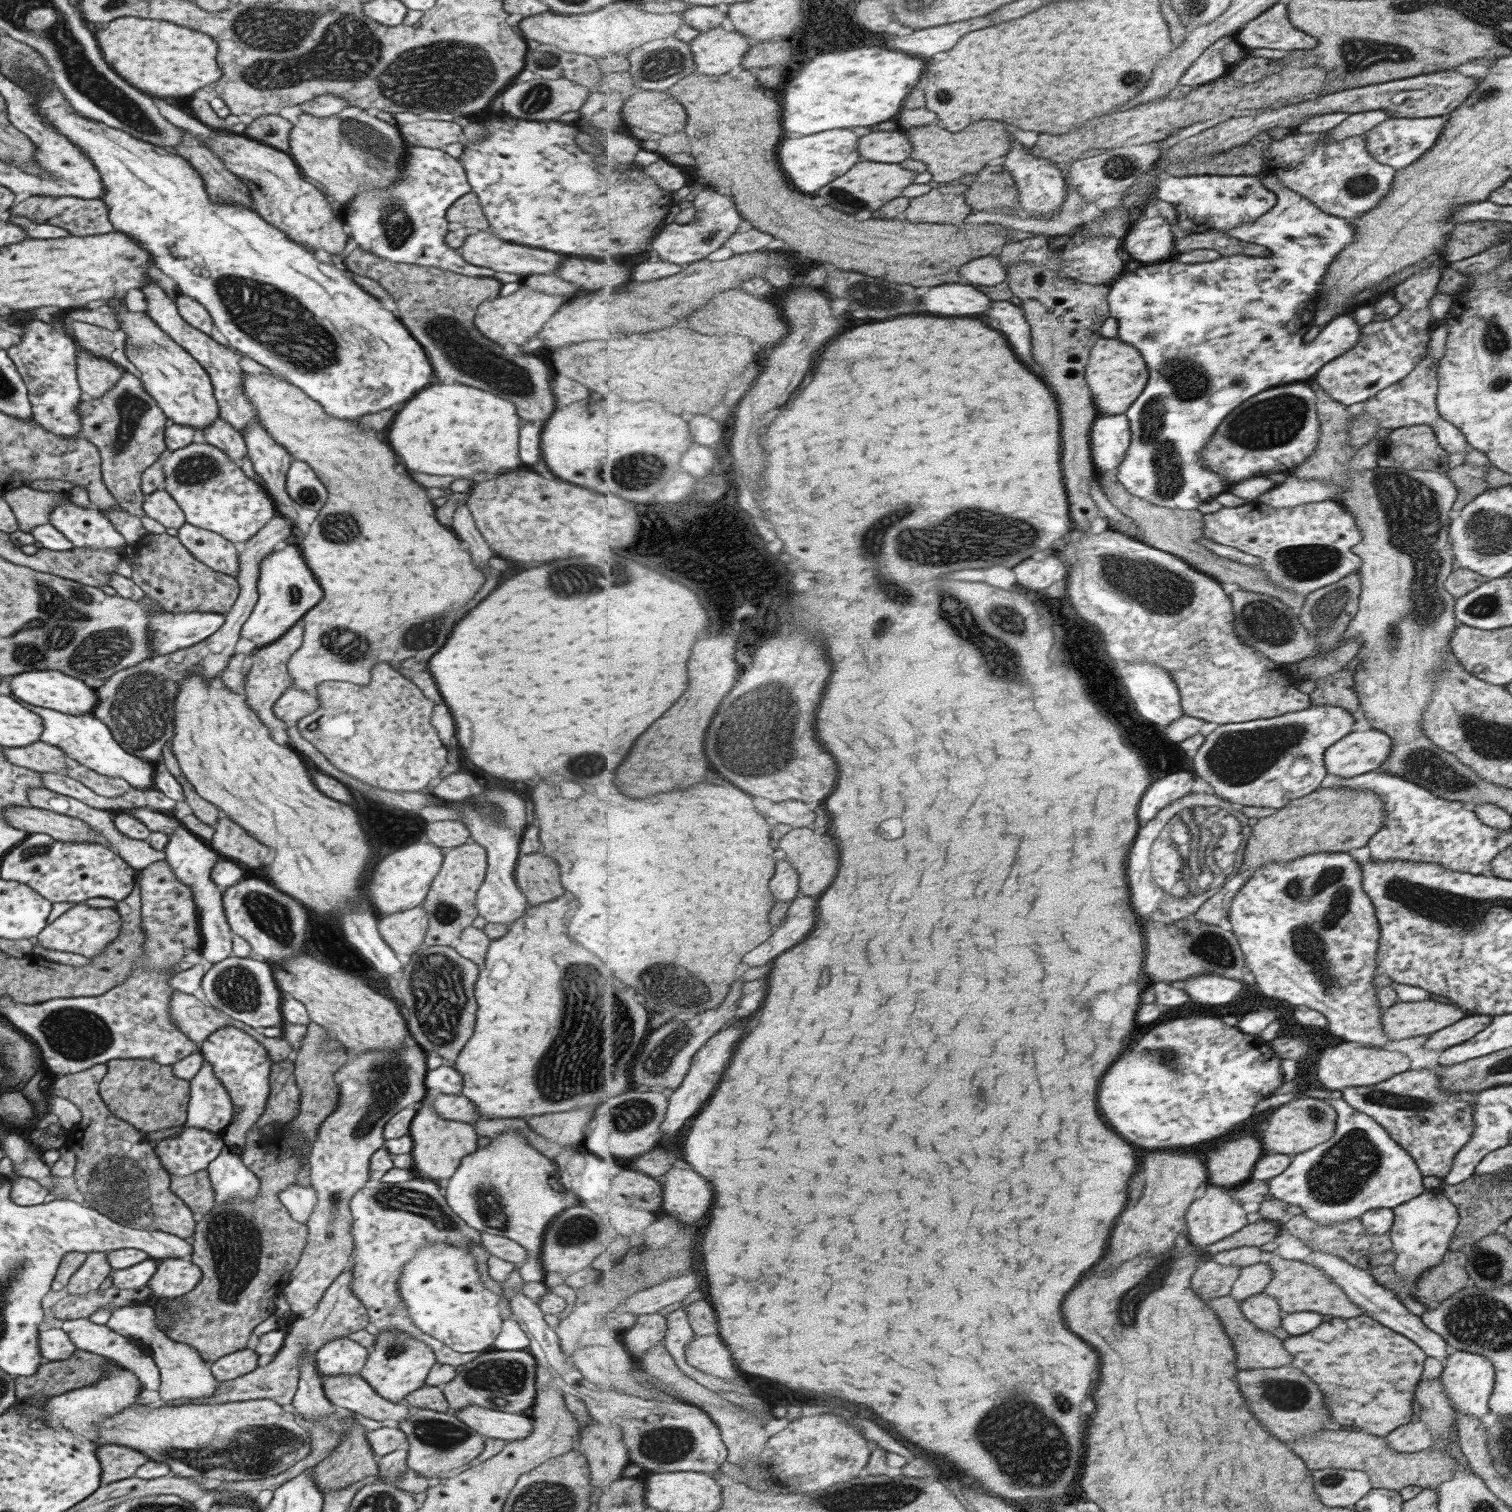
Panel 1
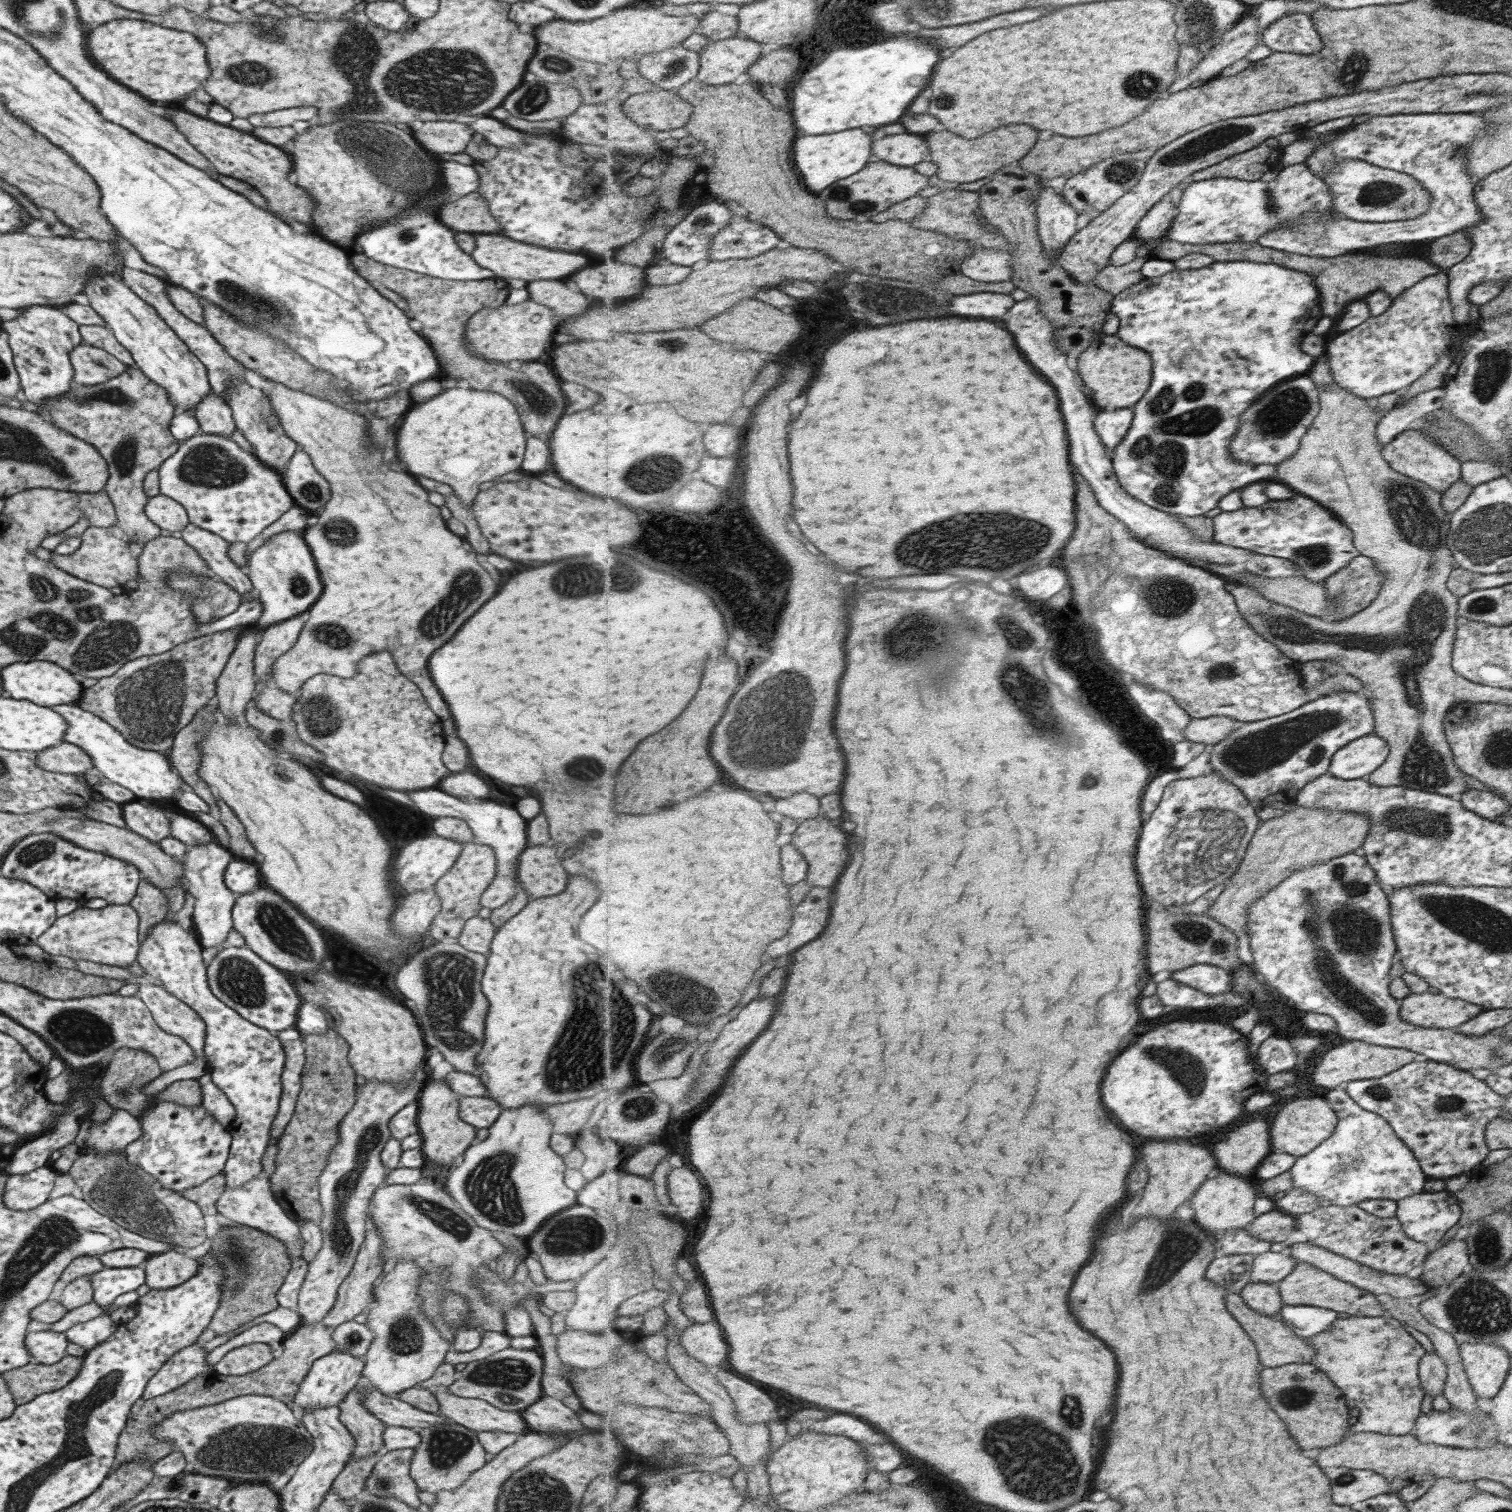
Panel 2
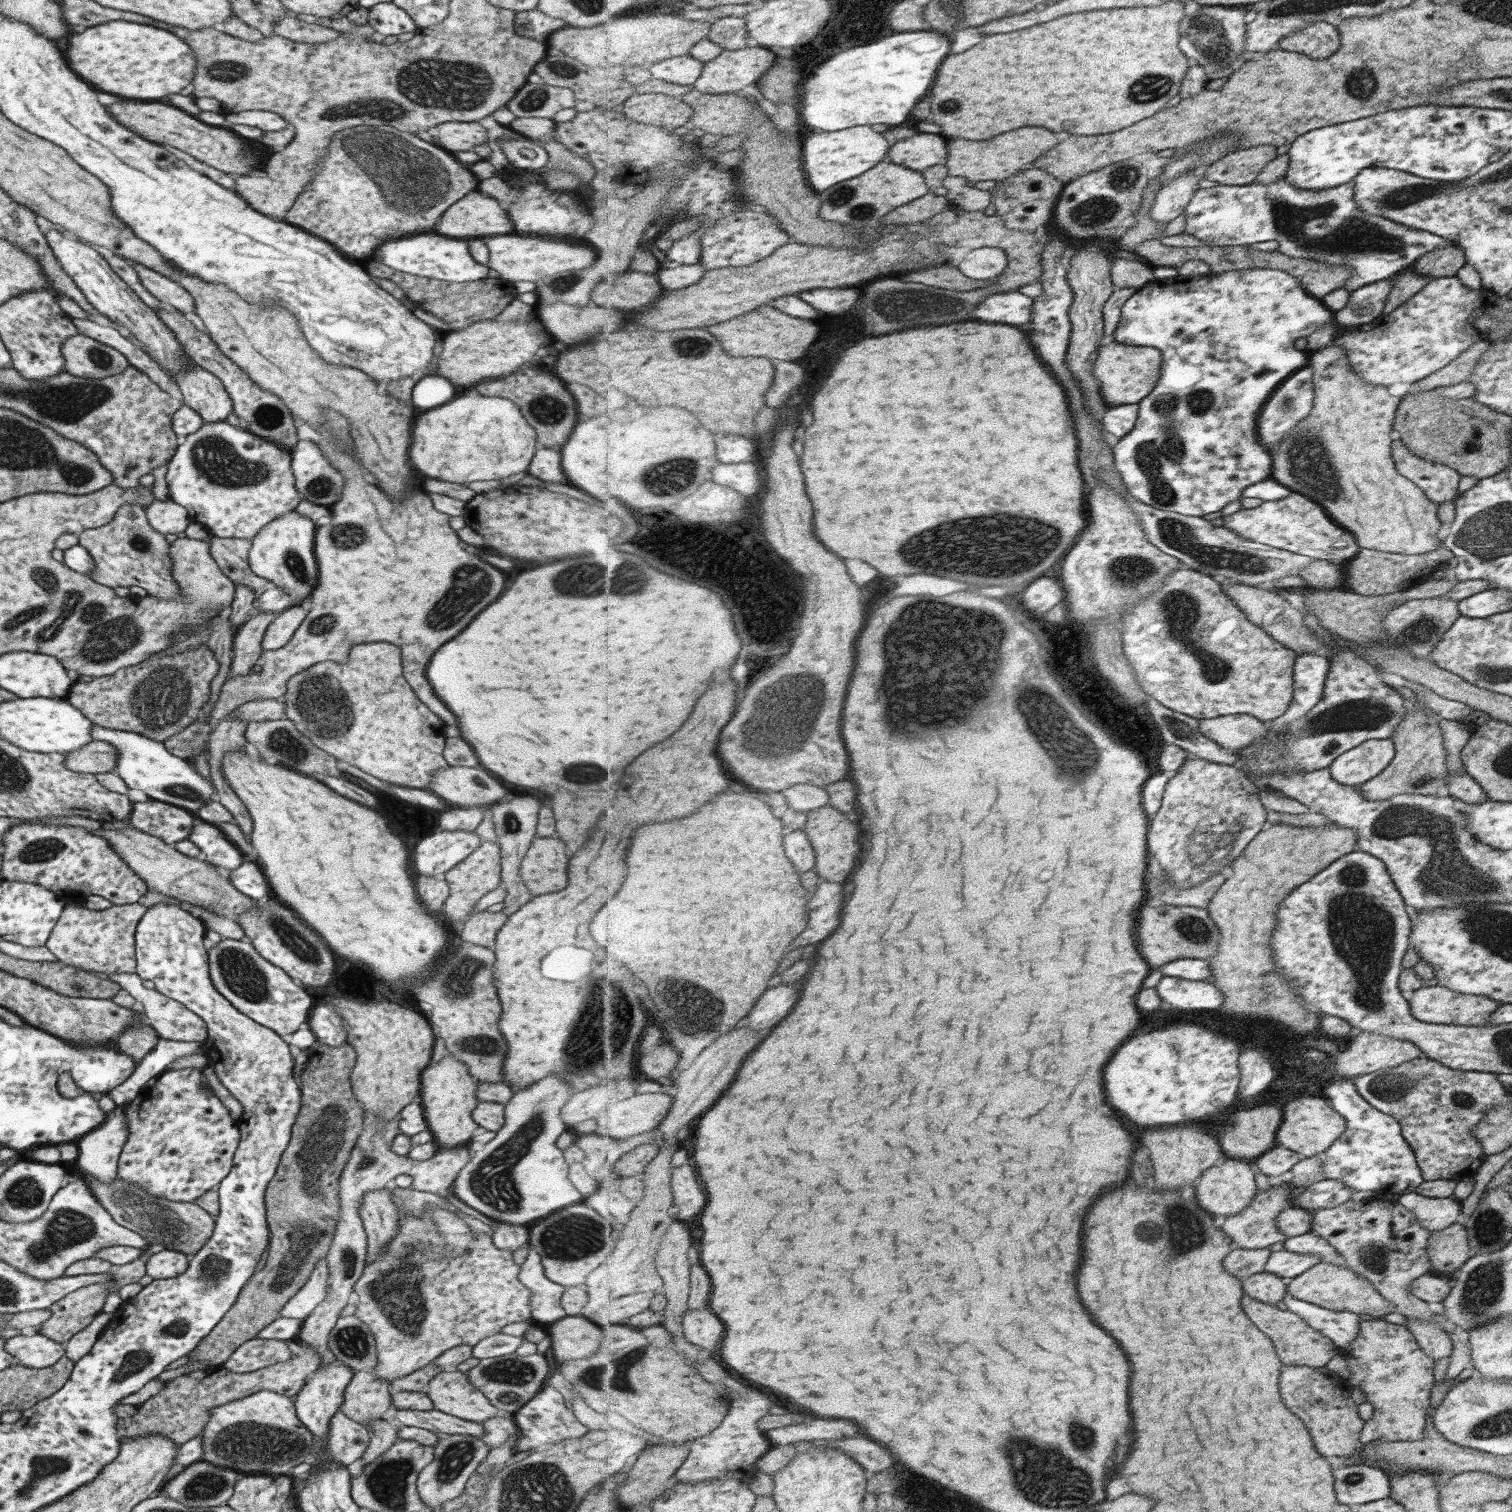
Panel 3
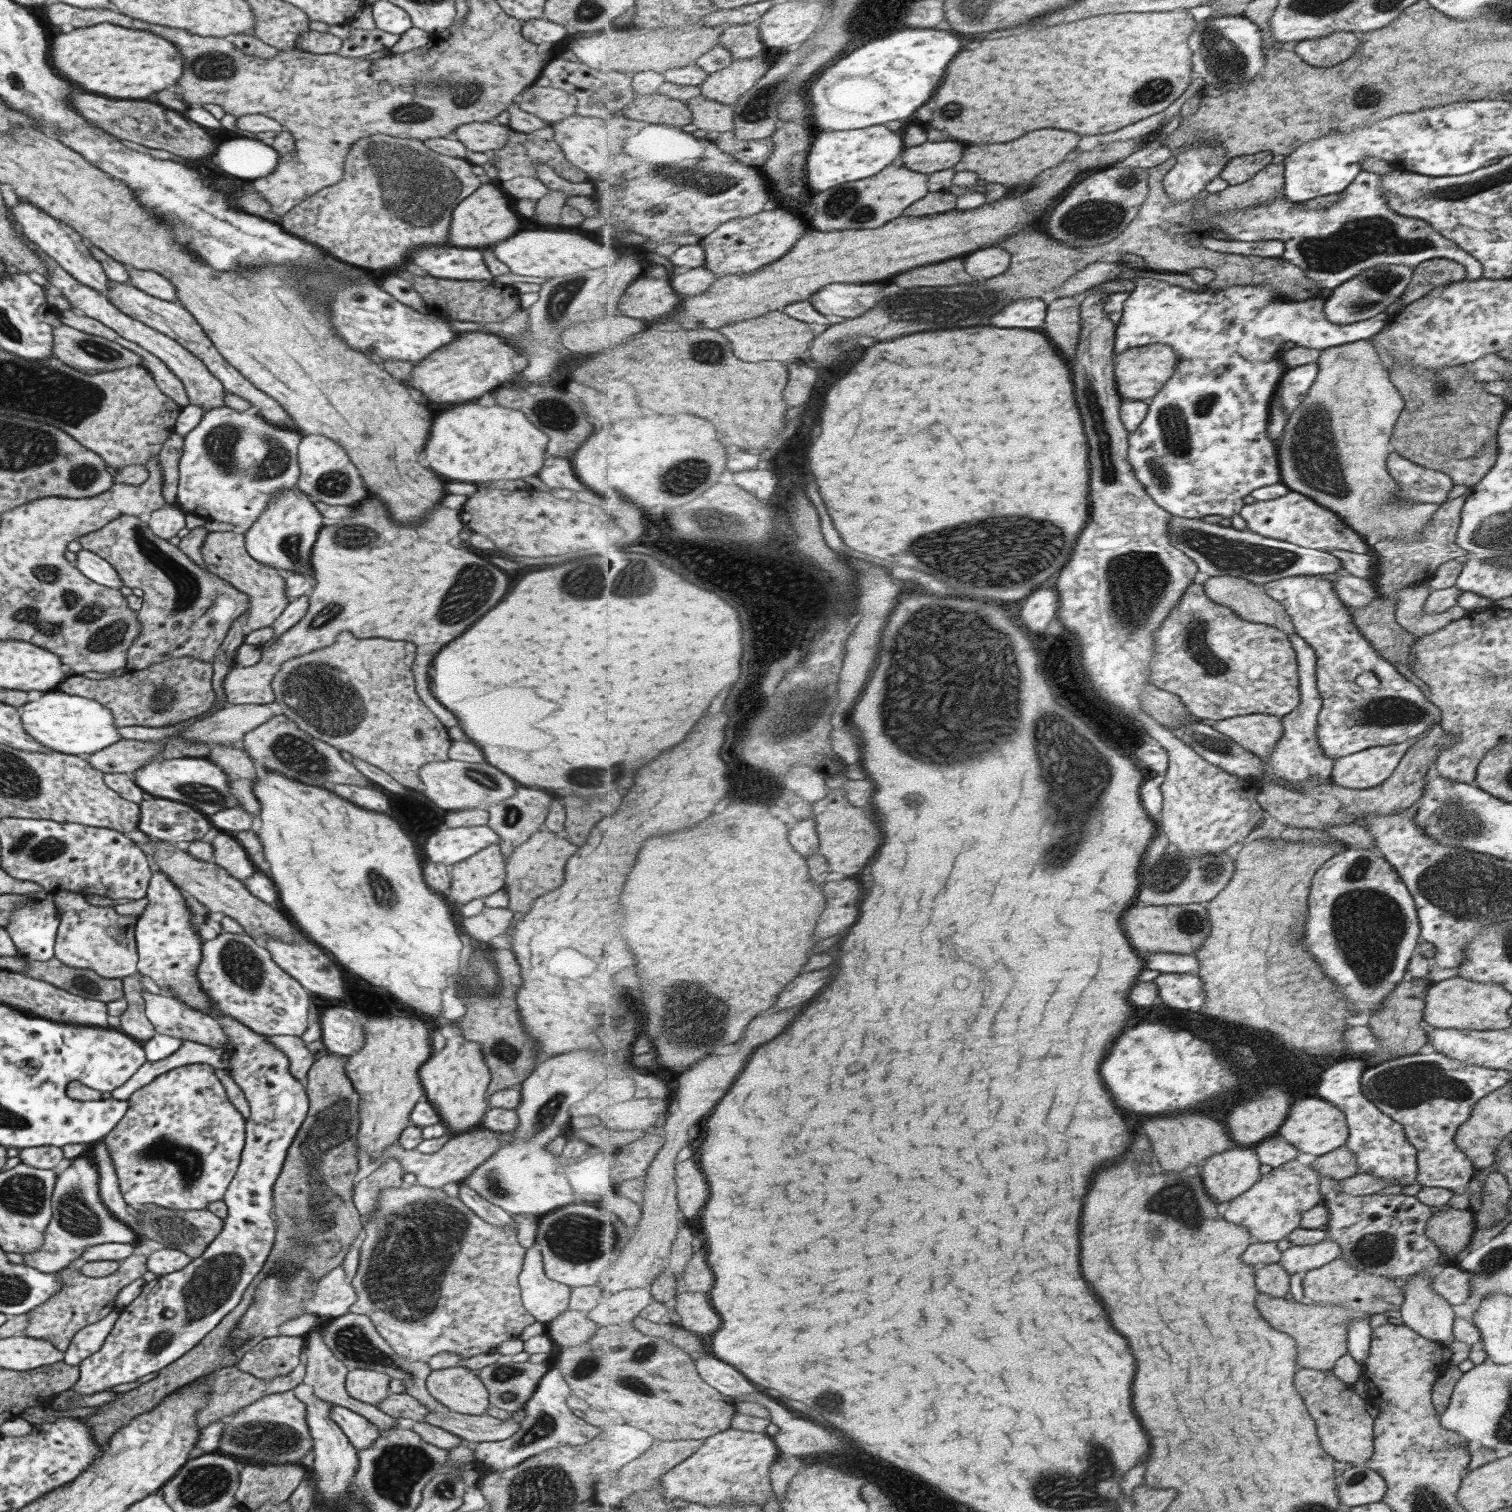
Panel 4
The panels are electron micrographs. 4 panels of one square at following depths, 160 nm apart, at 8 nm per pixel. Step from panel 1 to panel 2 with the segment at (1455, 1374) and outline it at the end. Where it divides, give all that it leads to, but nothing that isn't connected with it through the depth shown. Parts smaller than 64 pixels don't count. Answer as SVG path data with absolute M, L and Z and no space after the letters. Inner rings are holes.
M1461 1344L1458 1349L1475 1398L1497 1394L1511 1367L1508 1352L1495 1344Z

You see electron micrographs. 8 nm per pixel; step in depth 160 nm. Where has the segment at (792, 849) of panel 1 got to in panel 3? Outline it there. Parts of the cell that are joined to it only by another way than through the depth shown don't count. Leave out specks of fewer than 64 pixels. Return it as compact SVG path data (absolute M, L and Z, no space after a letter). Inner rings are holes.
M829 802L827 806L822 806L807 813L807 821L803 828L806 835L811 839L811 844L815 846L817 853L816 870L817 874L825 876L831 882L843 882L851 876L851 872L857 866L857 858L861 854L861 844L859 844L859 836L861 836L861 828L855 822L849 822L851 818L843 812L839 812L837 808Z

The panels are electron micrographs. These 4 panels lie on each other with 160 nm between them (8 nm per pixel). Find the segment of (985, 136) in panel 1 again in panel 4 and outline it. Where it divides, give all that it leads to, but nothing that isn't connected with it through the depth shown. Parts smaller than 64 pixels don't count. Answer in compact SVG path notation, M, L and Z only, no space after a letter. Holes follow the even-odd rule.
M1043 128L1043 130L1023 136L1021 140L1015 140L1011 144L971 146L971 148L967 148L967 160L963 160L963 164L967 164L967 170L976 172L978 177L986 182L1017 186L1038 178L1048 168L1055 168L1061 162L1065 163L1067 156L1079 146L1079 142L1081 142L1081 136L1077 132Z

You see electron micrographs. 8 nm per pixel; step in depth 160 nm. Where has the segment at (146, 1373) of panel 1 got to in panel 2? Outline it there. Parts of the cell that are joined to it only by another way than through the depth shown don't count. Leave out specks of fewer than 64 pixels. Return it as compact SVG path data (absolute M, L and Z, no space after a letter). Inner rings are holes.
M101 1314L83 1323L76 1323L65 1331L64 1336L70 1346L79 1345L87 1352L95 1344L103 1344L105 1340L109 1340L109 1336L117 1330L117 1327L110 1315Z

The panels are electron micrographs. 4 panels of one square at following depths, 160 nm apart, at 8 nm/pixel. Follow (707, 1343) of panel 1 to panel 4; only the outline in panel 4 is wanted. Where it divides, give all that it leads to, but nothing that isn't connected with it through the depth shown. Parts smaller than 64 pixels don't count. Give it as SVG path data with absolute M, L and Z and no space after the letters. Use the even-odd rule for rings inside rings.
M685 1289L676 1299L674 1314L680 1326L698 1334L697 1336L715 1334L721 1328L721 1318L707 1293Z

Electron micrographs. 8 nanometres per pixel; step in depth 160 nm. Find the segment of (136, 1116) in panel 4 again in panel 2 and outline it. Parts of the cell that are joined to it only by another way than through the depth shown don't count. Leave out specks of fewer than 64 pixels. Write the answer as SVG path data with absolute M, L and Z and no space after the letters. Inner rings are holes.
M157 1101L142 1112L138 1121L141 1132L139 1138L131 1141L124 1148L125 1160L150 1174L165 1190L181 1194L184 1190L197 1186L222 1172L230 1149L231 1135L228 1128L217 1122L201 1104L183 1106L171 1101Z

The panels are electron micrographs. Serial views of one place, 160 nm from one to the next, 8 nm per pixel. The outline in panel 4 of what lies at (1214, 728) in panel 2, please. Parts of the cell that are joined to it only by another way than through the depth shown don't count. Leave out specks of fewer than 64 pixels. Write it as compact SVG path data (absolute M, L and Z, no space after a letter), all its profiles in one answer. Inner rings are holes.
M1247 714L1213 722L1213 725L1218 732L1229 736L1243 748L1264 759L1264 763L1273 753L1273 747L1277 745L1283 733L1279 717L1269 714Z

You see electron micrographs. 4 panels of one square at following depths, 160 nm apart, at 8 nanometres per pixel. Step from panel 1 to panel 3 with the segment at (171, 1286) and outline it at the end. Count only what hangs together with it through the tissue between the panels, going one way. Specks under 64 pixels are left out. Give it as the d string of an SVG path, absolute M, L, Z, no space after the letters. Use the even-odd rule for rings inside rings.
M163 1249L147 1258L145 1274L153 1280L173 1278L183 1274L190 1261L190 1256L185 1253L176 1249Z

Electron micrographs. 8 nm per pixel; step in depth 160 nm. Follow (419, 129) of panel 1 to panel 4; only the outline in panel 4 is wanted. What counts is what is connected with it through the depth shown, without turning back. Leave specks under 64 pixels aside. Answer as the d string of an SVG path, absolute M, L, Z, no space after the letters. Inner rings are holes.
M489 122L469 123L451 131L450 138L455 138L471 152L490 153L501 148L513 132L506 125Z

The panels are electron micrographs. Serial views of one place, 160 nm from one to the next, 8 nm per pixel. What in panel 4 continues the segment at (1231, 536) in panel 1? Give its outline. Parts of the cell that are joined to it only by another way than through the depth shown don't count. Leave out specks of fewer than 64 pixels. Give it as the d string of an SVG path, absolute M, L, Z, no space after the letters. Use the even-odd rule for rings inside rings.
M1289 491L1276 499L1246 504L1240 516L1249 530L1303 548L1319 549L1328 553L1331 549L1339 549L1359 554L1373 554L1370 546L1359 533L1349 528L1338 516L1335 516L1335 513L1330 512L1330 509L1326 509L1303 493Z

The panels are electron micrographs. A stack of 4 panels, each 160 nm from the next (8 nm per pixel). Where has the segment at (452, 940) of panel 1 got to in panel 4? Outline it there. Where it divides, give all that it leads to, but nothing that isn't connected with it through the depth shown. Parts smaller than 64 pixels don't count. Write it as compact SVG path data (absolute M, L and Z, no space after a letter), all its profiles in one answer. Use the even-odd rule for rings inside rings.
M487 846L479 850L476 854L466 857L456 864L449 866L450 887L446 899L453 902L458 908L470 900L484 898L493 892L504 888L504 865L503 856L499 852L499 846Z

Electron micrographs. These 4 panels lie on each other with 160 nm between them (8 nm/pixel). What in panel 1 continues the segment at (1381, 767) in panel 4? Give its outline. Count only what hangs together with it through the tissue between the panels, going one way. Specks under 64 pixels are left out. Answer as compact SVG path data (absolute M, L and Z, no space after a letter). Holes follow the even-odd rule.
M1371 729L1349 733L1326 750L1326 774L1352 778L1375 771L1385 764L1393 751L1393 742L1387 734Z

